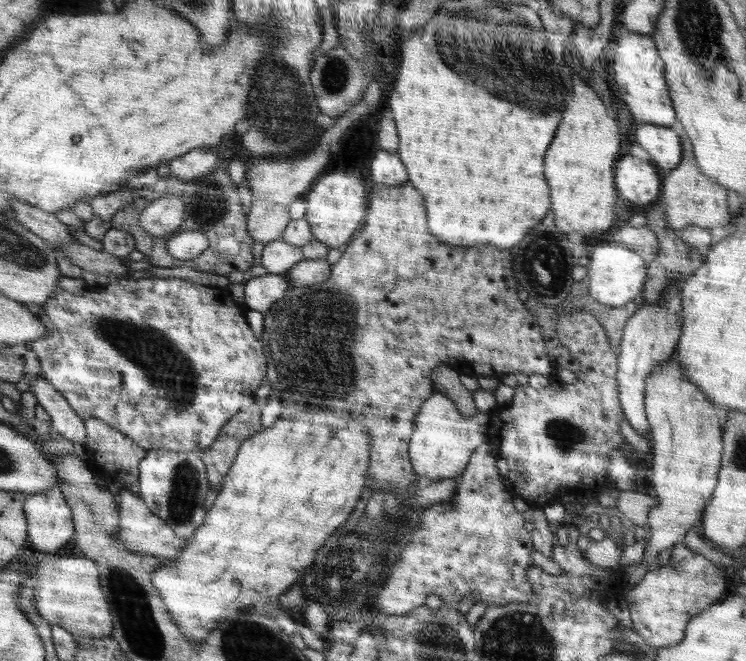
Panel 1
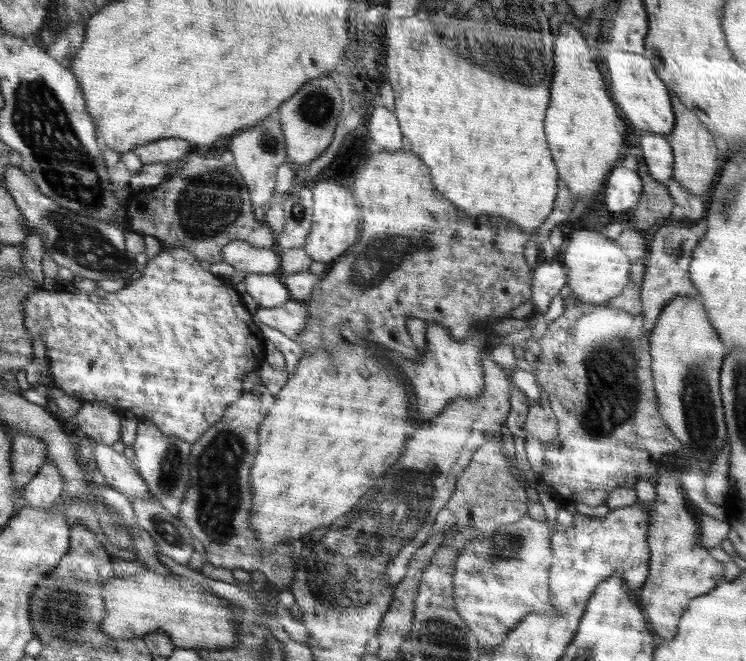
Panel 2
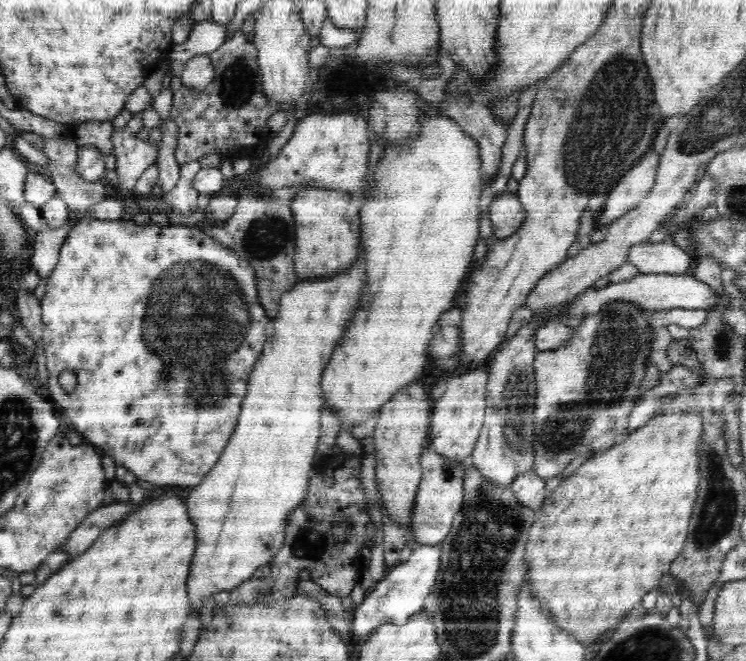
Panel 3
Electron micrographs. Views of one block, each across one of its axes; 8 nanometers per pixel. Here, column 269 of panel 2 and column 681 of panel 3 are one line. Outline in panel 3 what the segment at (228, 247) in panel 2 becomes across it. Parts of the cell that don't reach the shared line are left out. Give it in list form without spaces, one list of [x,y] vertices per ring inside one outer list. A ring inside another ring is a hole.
[[[669,239],[656,244],[643,243],[628,252],[626,263],[637,266],[644,274],[681,275],[695,261],[691,252],[684,251]]]

